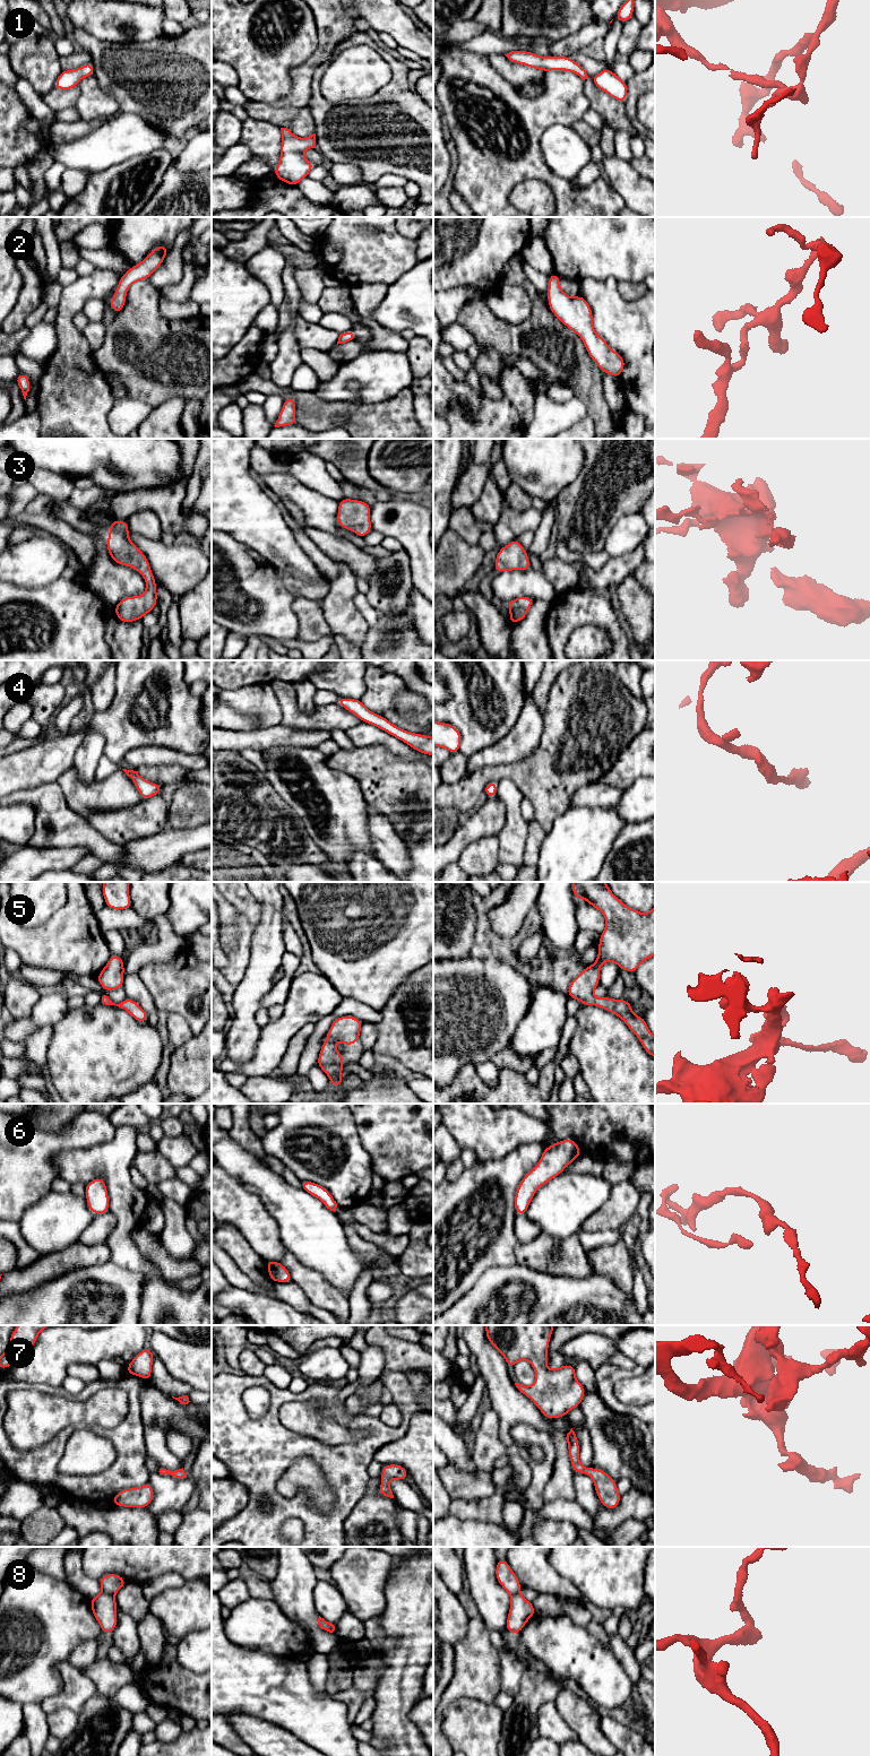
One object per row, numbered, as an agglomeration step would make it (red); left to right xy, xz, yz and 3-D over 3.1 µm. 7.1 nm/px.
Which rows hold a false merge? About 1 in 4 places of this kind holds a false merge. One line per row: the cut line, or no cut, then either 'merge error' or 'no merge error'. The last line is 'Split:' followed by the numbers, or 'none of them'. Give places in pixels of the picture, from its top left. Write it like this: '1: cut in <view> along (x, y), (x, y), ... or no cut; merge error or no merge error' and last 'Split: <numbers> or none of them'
1: no cut; no merge error
2: no cut; no merge error
3: no cut; no merge error
4: no cut; no merge error
5: no cut; no merge error
6: no cut; no merge error
7: no cut; no merge error
8: cut in xz along (325, 1622), (334, 1633); merge error
Split: 8

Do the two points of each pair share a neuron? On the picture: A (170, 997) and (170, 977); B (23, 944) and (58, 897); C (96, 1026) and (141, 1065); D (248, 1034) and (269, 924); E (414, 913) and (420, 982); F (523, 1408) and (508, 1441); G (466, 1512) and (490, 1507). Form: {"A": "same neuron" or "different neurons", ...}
{"A": "same neuron", "B": "different neurons", "C": "same neuron", "D": "same neuron", "E": "different neurons", "F": "same neuron", "G": "same neuron"}

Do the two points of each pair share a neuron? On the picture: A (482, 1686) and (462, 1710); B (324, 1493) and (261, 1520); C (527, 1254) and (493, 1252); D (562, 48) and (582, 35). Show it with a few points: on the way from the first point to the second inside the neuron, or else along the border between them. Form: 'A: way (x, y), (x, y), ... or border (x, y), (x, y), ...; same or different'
A: border (493, 1704), (474, 1697), (458, 1697), (448, 1706); different
B: border (283, 1496), (303, 1490), (327, 1513), (336, 1499); different
C: border (518, 1243), (515, 1247), (516, 1263); different
D: way (567, 46), (577, 40); same

